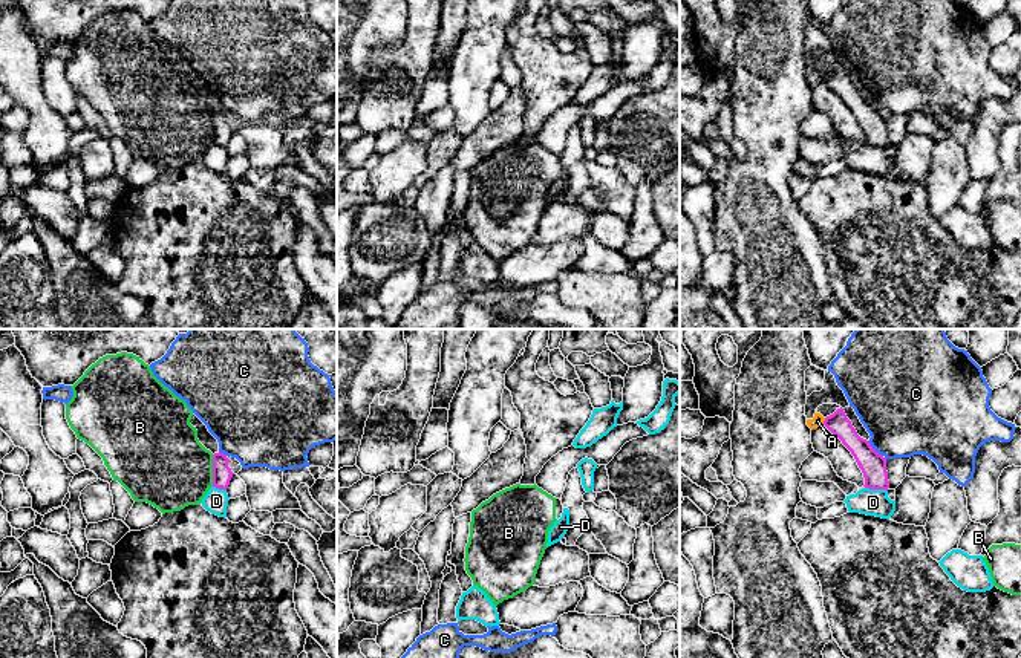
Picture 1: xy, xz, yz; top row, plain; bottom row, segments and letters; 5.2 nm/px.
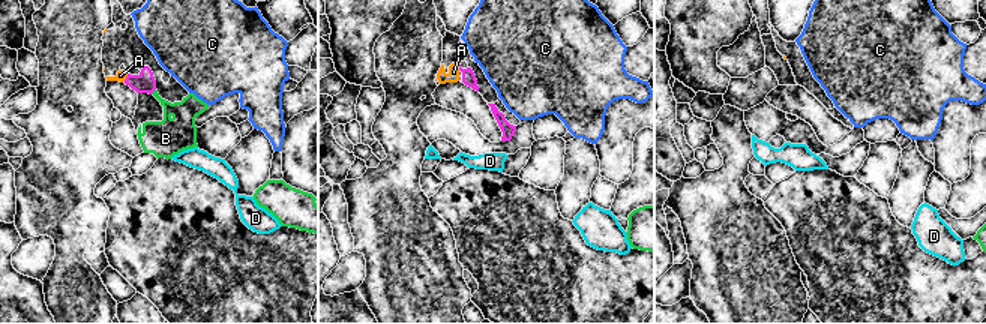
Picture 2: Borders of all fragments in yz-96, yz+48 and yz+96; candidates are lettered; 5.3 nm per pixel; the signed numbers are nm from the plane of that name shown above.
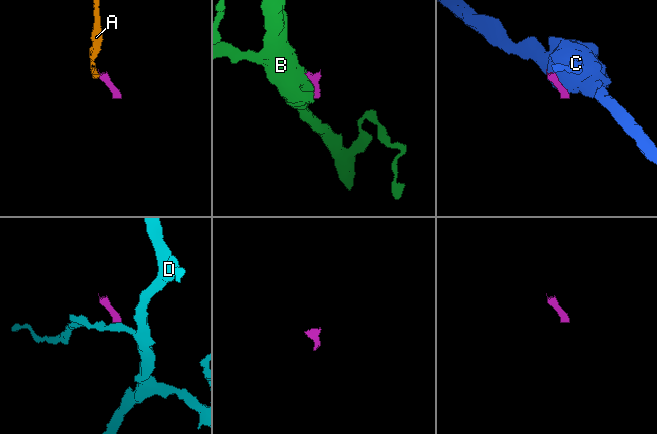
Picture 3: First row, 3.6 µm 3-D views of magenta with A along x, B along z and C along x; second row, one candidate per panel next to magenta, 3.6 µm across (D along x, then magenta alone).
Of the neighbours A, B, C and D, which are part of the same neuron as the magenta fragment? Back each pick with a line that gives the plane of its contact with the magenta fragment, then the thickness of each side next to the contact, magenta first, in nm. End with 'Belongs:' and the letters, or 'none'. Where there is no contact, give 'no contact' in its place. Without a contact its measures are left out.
A: contact in yz; calibres 120 and 60 nm
Belongs: A

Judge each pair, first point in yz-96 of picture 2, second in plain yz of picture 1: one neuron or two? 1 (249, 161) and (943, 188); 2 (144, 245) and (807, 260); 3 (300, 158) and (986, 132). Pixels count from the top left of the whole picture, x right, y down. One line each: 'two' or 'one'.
1: one
2: two
3: two

